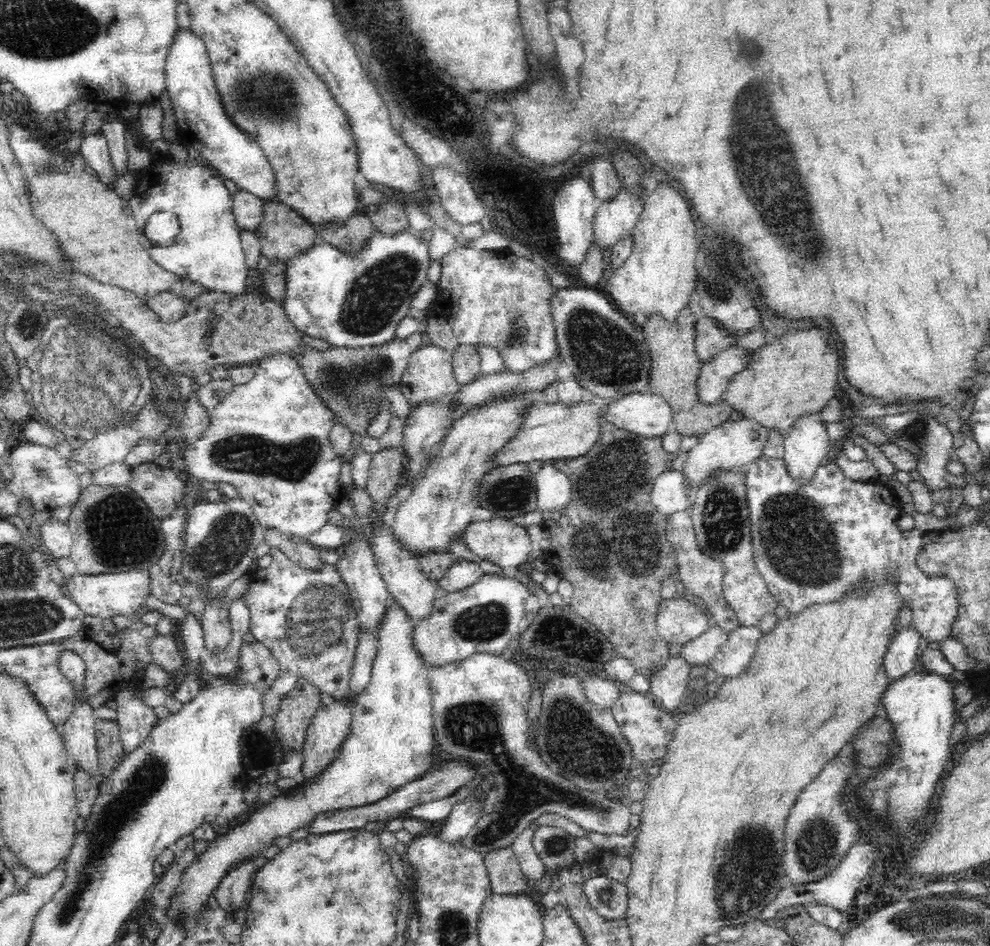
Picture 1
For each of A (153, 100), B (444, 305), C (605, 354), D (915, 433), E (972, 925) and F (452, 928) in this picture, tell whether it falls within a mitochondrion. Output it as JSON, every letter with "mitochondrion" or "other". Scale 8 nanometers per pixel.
{"A":"other","B":"other","C":"mitochondrion","D":"mitochondrion","E":"mitochondrion","F":"mitochondrion"}

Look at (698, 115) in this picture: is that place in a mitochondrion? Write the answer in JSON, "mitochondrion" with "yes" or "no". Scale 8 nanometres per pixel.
{"mitochondrion":"no"}

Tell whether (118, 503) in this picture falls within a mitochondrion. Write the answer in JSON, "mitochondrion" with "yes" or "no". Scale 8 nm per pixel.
{"mitochondrion":"yes"}

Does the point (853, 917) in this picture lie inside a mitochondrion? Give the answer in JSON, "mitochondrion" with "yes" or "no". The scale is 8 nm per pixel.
{"mitochondrion":"no"}

